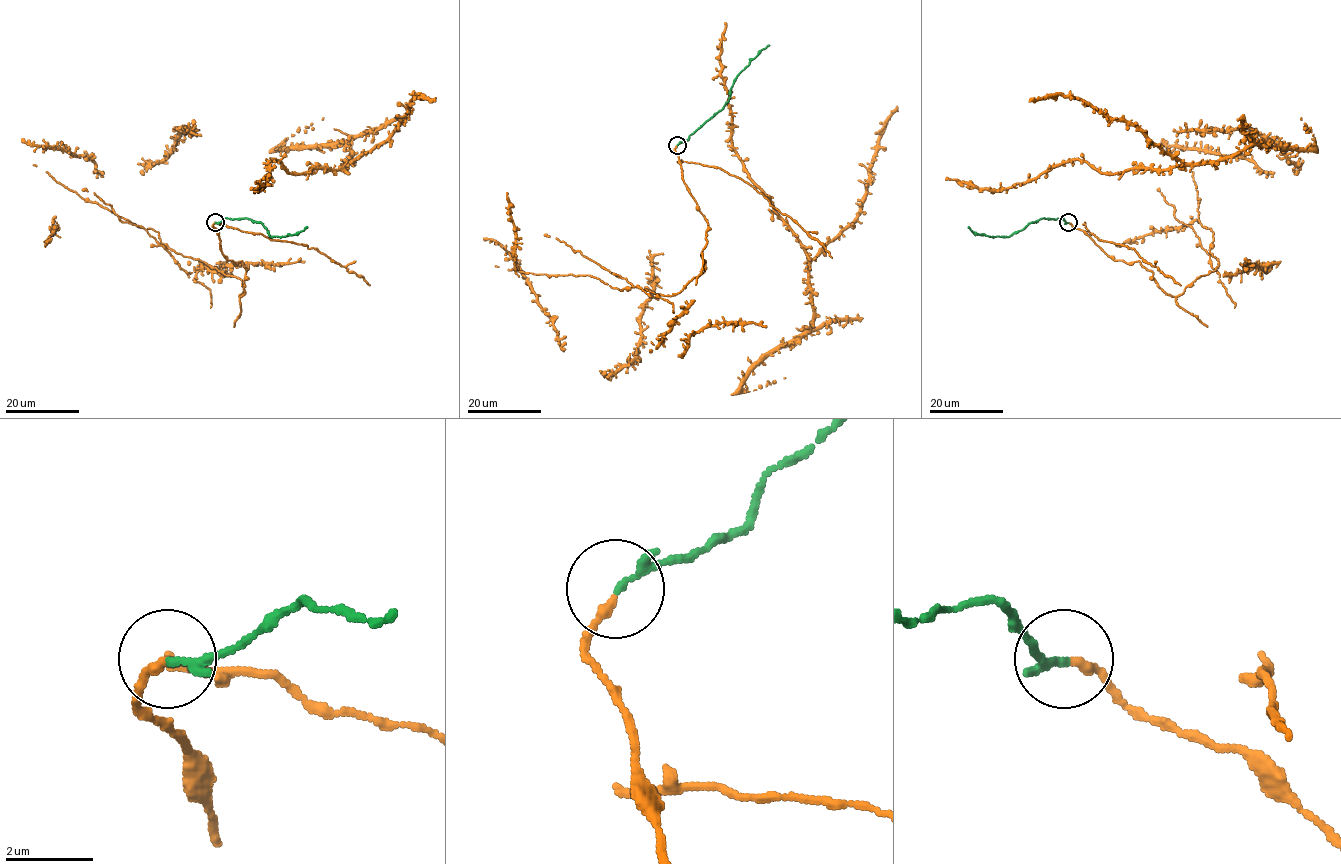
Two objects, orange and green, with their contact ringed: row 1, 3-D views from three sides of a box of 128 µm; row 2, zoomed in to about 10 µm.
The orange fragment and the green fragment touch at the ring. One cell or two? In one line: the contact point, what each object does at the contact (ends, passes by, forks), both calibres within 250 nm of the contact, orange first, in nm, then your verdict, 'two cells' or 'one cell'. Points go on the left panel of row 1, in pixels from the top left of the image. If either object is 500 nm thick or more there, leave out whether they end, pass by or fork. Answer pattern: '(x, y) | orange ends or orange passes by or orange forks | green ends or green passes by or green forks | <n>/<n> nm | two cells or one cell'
(215, 222) | orange ends | green passes by | 200/120 nm | one cell

